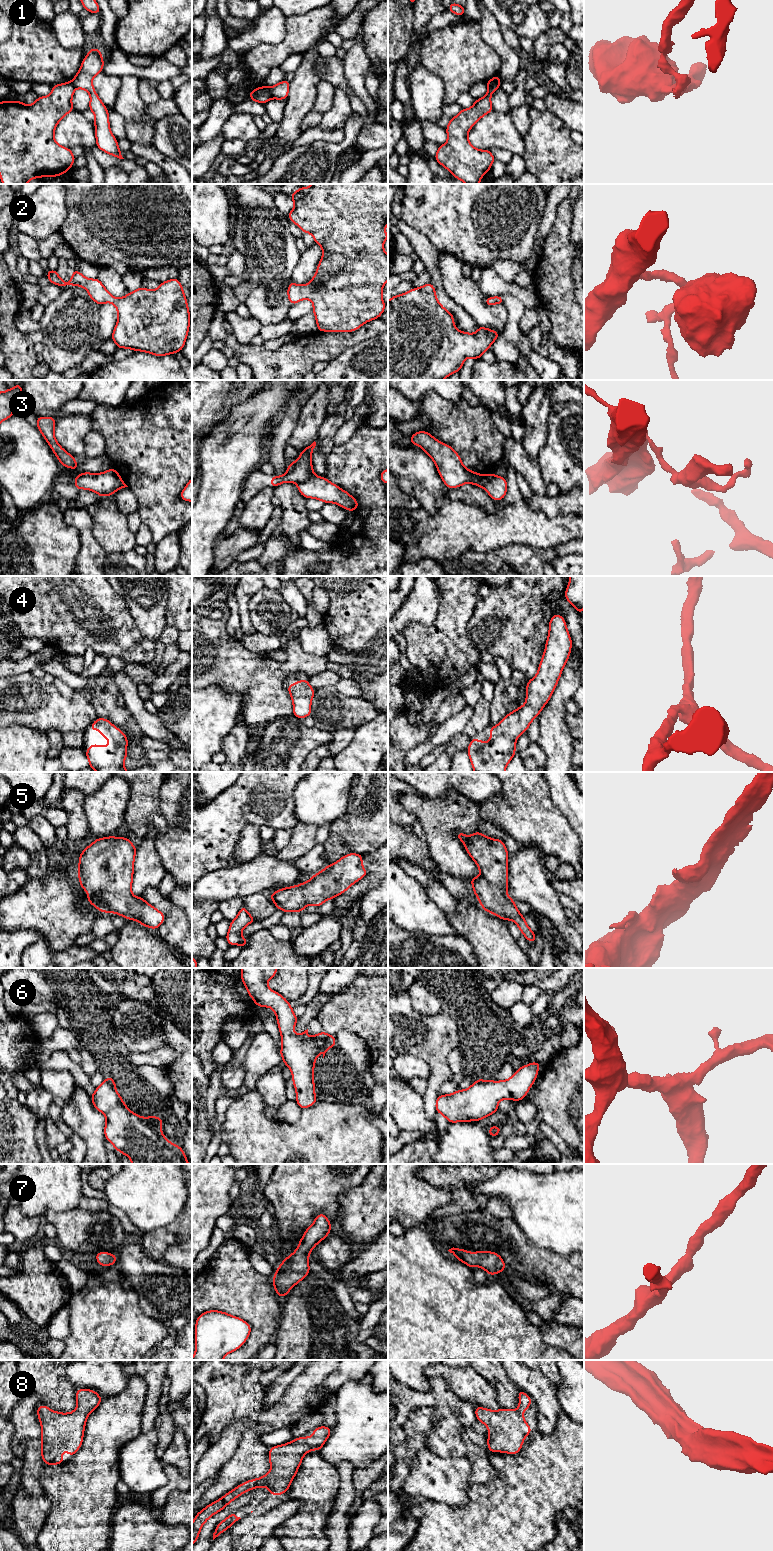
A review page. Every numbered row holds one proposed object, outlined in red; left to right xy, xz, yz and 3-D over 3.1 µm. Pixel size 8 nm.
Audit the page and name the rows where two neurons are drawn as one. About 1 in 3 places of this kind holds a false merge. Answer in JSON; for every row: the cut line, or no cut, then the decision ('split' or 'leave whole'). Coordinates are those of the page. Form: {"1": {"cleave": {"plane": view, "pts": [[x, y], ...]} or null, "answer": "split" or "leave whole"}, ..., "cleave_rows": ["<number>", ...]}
{"1": {"cleave": {"plane": "yz", "pts": [[499, 81], [488, 86]]}, "answer": "split"}, "2": {"cleave": null, "answer": "leave whole"}, "3": {"cleave": {"plane": "xz", "pts": [[314, 475], [297, 483]]}, "answer": "split"}, "4": {"cleave": null, "answer": "leave whole"}, "5": {"cleave": null, "answer": "leave whole"}, "6": {"cleave": null, "answer": "leave whole"}, "7": {"cleave": null, "answer": "leave whole"}, "8": {"cleave": null, "answer": "leave whole"}, "cleave_rows": ["1", "3"]}

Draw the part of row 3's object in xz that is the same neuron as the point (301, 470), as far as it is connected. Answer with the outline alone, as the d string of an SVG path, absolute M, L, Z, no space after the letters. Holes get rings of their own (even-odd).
M314 441L301 451L300 457L289 464L287 472L283 476L273 476L270 487L274 488L285 482L302 483L315 476L313 471L311 454L316 446Z

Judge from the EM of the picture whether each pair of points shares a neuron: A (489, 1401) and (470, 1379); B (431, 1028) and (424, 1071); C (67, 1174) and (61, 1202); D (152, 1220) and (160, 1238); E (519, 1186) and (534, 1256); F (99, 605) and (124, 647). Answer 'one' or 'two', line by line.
A: one
B: two
C: one
D: two
E: two
F: one

